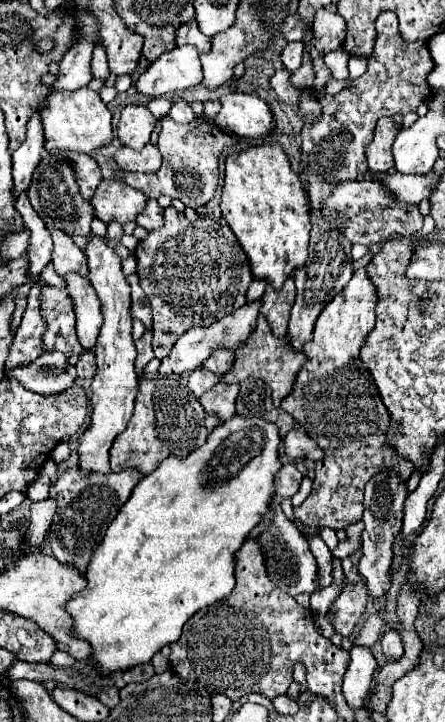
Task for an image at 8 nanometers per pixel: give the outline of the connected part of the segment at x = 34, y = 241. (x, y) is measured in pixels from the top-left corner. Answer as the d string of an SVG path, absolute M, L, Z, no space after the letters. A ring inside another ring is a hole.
M21 192L19 198L15 200L15 208L23 218L23 226L29 230L31 240L29 240L29 276L39 276L41 270L47 266L51 260L51 234L45 228L45 222L39 218L39 214L31 208L31 202L27 200L27 194Z

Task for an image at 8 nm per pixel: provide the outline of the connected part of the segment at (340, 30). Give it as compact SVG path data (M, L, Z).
M321 8L313 16L313 34L315 34L315 48L323 54L341 48L345 40L345 20L327 8Z

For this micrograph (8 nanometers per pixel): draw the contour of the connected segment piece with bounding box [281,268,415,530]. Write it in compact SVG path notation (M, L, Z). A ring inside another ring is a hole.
M361 268L317 318L313 342L303 346L307 362L297 374L293 392L281 402L281 408L291 414L325 452L323 460L315 464L309 498L299 508L293 508L295 518L311 528L327 526L343 530L359 522L365 484L379 470L389 468L395 470L401 480L409 480L415 469L409 460L399 458L385 444L383 428L387 428L391 418L379 398L375 382L359 360L359 350L367 334L375 328L375 304L375 286L365 276L365 268Z

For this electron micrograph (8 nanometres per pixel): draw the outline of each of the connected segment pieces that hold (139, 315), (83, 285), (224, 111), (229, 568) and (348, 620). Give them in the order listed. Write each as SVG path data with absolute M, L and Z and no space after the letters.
M137 274L127 276L127 282L129 282L129 286L131 286L131 312L133 312L133 316L135 316L137 320L143 322L145 330L151 330L151 326L153 326L151 308L149 308L149 304L147 304L147 298L145 298L141 286L139 286Z
M69 272L65 276L65 288L67 296L71 298L75 306L75 318L77 318L77 336L83 348L91 352L97 344L99 328L103 326L103 314L99 298L95 296L95 290L91 288L91 282L85 276L79 276L75 272Z
M231 92L221 98L223 108L215 116L215 124L227 134L233 132L245 138L263 138L275 130L275 120L269 104L257 94Z
M233 416L231 420L223 422L221 426L217 426L207 442L193 450L187 458L175 458L175 456L169 456L167 460L163 460L149 476L141 478L141 482L135 486L131 498L123 504L123 508L119 510L119 514L115 516L113 524L107 528L105 532L105 538L101 540L101 544L97 546L97 550L93 552L91 560L89 560L89 566L87 566L87 588L77 592L75 596L71 596L71 600L67 602L67 608L65 612L73 618L73 632L71 636L75 638L81 638L81 640L87 640L91 644L91 660L95 662L97 666L97 672L99 676L107 678L109 674L113 672L125 672L125 670L131 670L135 666L141 666L141 664L149 664L151 658L167 644L173 644L175 640L179 640L181 636L181 630L183 630L183 624L201 608L207 608L211 604L215 604L215 600L223 600L231 594L233 586L235 586L235 576L233 576L233 570L235 570L235 552L241 548L241 544L245 542L247 534L263 520L263 514L269 512L269 502L271 498L275 496L275 474L279 472L281 468L281 462L279 462L279 454L277 454L277 446L281 444L279 440L279 430L275 424L267 422L265 418L241 418L241 416Z
M345 578L343 590L337 596L337 600L333 602L329 614L333 616L333 628L337 634L341 634L343 638L349 638L357 620L361 618L361 614L365 612L367 606L367 588L365 588L365 580L361 578L359 582L351 582Z

